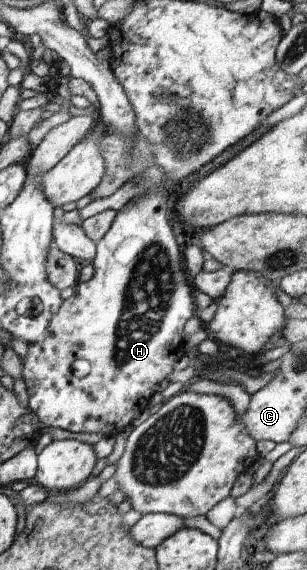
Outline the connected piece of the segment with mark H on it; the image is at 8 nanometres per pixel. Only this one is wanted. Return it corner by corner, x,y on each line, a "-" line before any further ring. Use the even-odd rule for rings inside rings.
160,184
154,185
142,194
139,194
129,200
123,208
116,212
113,224
107,231
107,234
97,243
97,254
92,260
95,272
93,278
77,283
75,286
75,294
69,297
59,308
58,314
50,319
49,330
38,343
29,344
23,361
23,380
28,390
28,408
38,414
38,418
45,424
45,426
53,426
53,428
63,428
63,430
70,430
77,432
77,434
109,434
127,428
135,416
139,416
143,410
146,410
147,405
145,400
155,394
155,380
161,382
163,378
167,378
173,372
173,364
175,360
181,360
183,352
183,326
185,322
193,316
193,290
185,280
185,272
181,268
181,252
179,252
179,244
175,242
171,224
167,220
167,210
169,210
169,200
165,196
165,192
155,190
155,188
165,188
168,185

